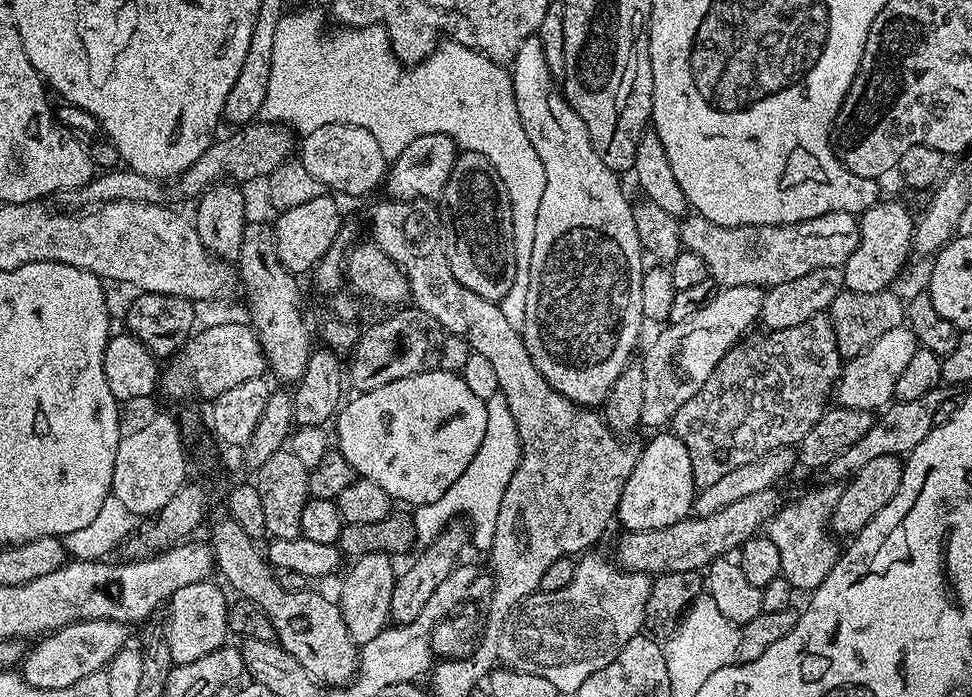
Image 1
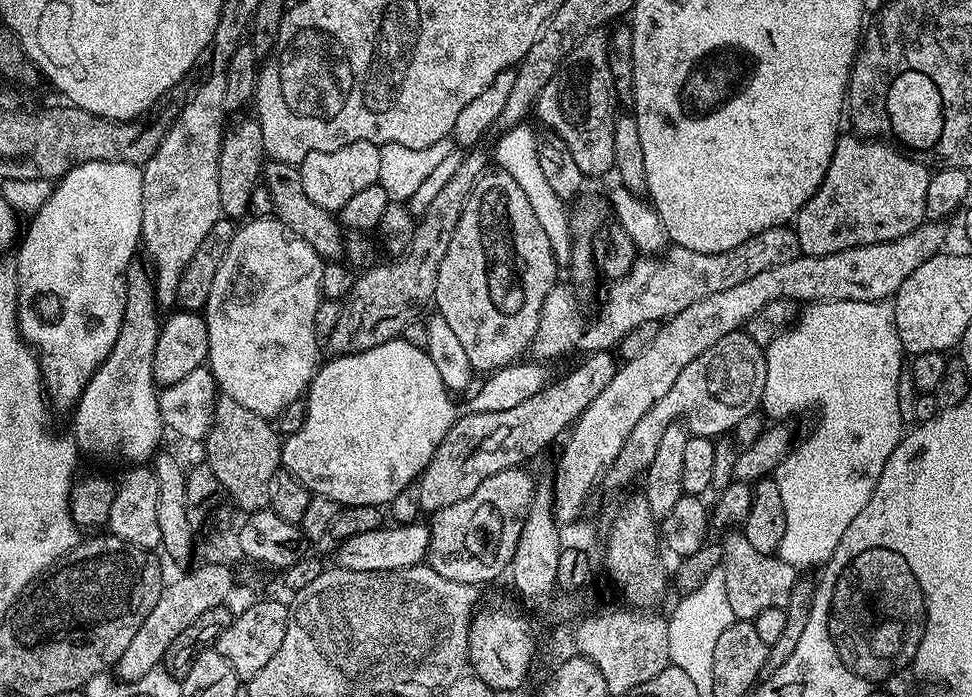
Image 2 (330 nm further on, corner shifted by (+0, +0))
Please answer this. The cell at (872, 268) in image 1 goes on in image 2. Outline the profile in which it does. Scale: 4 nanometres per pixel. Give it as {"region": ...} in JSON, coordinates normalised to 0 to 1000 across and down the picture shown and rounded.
{"region":[[[884,192],[876,194],[865,194],[860,202],[850,255],[846,255],[842,273],[828,290],[817,317],[821,350],[828,367],[849,367],[879,353],[916,347],[936,336],[952,320],[956,237],[947,235],[913,204]]]}

